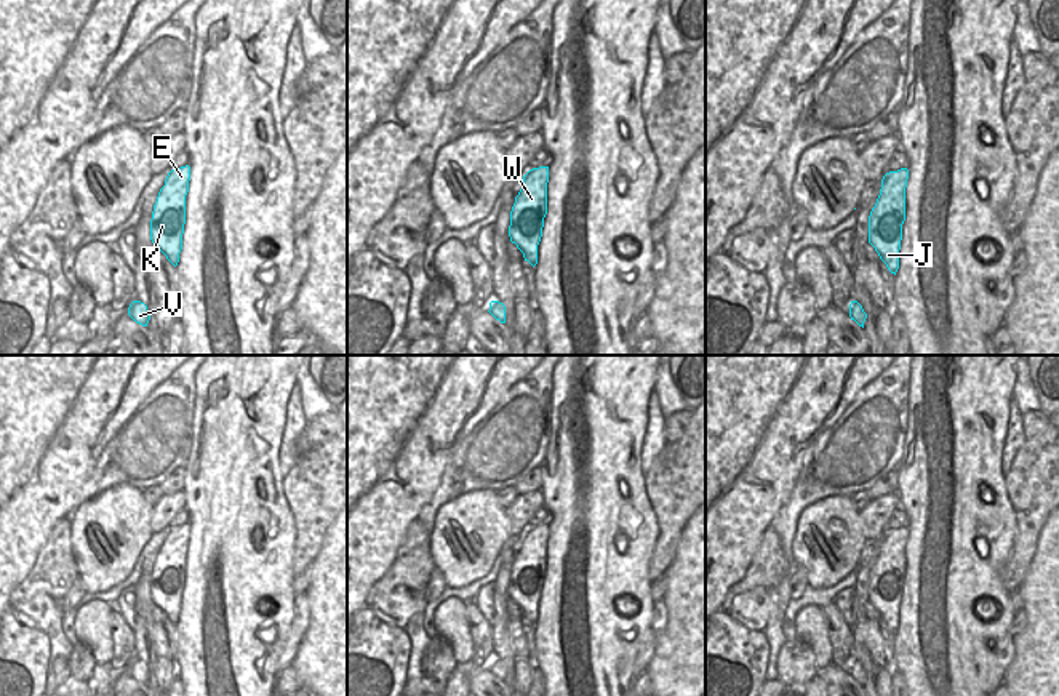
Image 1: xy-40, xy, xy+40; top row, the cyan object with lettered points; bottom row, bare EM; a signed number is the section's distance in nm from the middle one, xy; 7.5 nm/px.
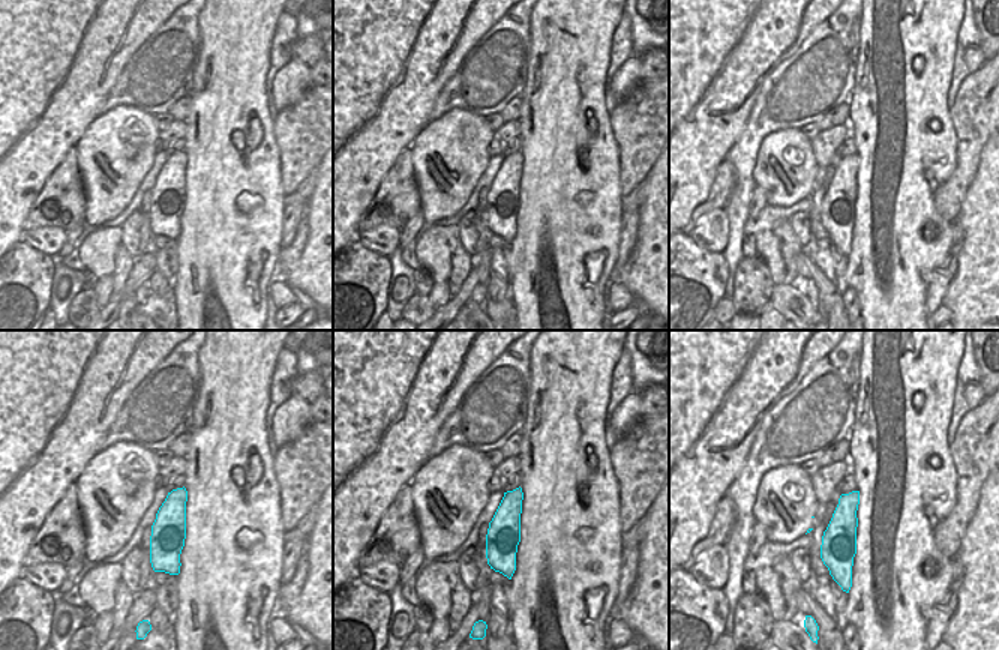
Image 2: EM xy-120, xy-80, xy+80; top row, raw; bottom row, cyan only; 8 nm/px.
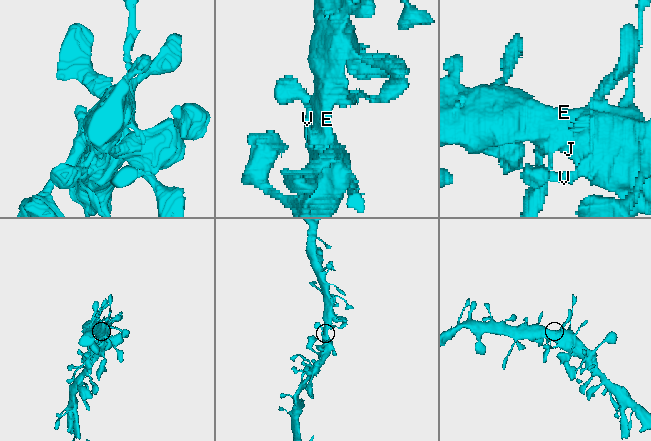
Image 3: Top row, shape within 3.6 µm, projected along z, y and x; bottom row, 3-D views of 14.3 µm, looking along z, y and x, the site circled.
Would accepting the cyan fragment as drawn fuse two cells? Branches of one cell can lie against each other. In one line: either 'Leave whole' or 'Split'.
Leave whole

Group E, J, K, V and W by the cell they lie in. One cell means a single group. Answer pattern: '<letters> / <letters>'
E J K V W

